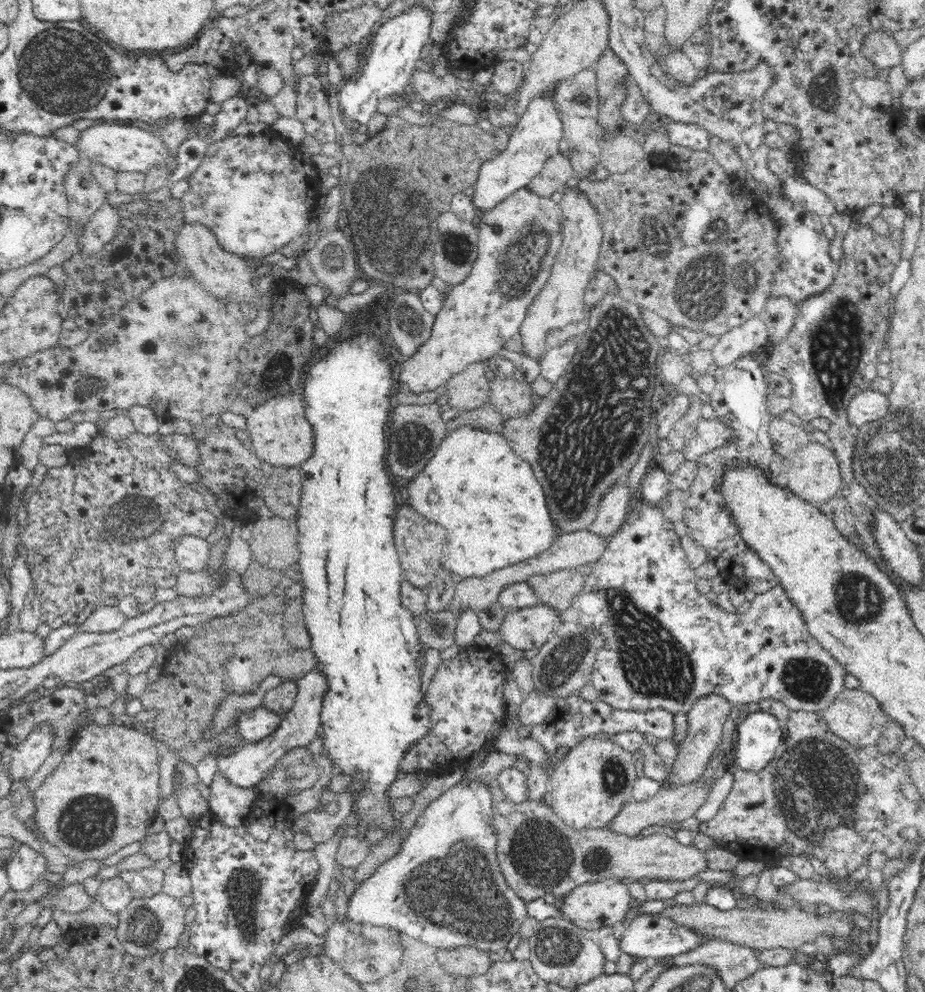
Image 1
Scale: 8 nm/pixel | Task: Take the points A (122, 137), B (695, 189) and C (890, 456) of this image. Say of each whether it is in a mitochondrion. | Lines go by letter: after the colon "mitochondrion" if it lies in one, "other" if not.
A: other
B: other
C: mitochondrion

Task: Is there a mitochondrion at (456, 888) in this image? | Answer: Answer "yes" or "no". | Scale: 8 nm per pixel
yes

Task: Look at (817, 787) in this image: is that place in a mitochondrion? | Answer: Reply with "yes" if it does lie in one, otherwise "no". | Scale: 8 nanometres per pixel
yes

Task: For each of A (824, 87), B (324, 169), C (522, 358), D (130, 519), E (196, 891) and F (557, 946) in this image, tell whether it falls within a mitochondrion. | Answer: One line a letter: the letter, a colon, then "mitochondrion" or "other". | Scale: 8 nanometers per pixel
A: mitochondrion
B: other
C: other
D: mitochondrion
E: other
F: mitochondrion

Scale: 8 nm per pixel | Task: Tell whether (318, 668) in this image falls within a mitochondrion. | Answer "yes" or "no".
no

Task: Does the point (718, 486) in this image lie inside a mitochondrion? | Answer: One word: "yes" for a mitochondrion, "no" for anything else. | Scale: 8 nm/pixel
no

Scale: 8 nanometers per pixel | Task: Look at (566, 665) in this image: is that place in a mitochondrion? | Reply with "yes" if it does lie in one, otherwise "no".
yes

